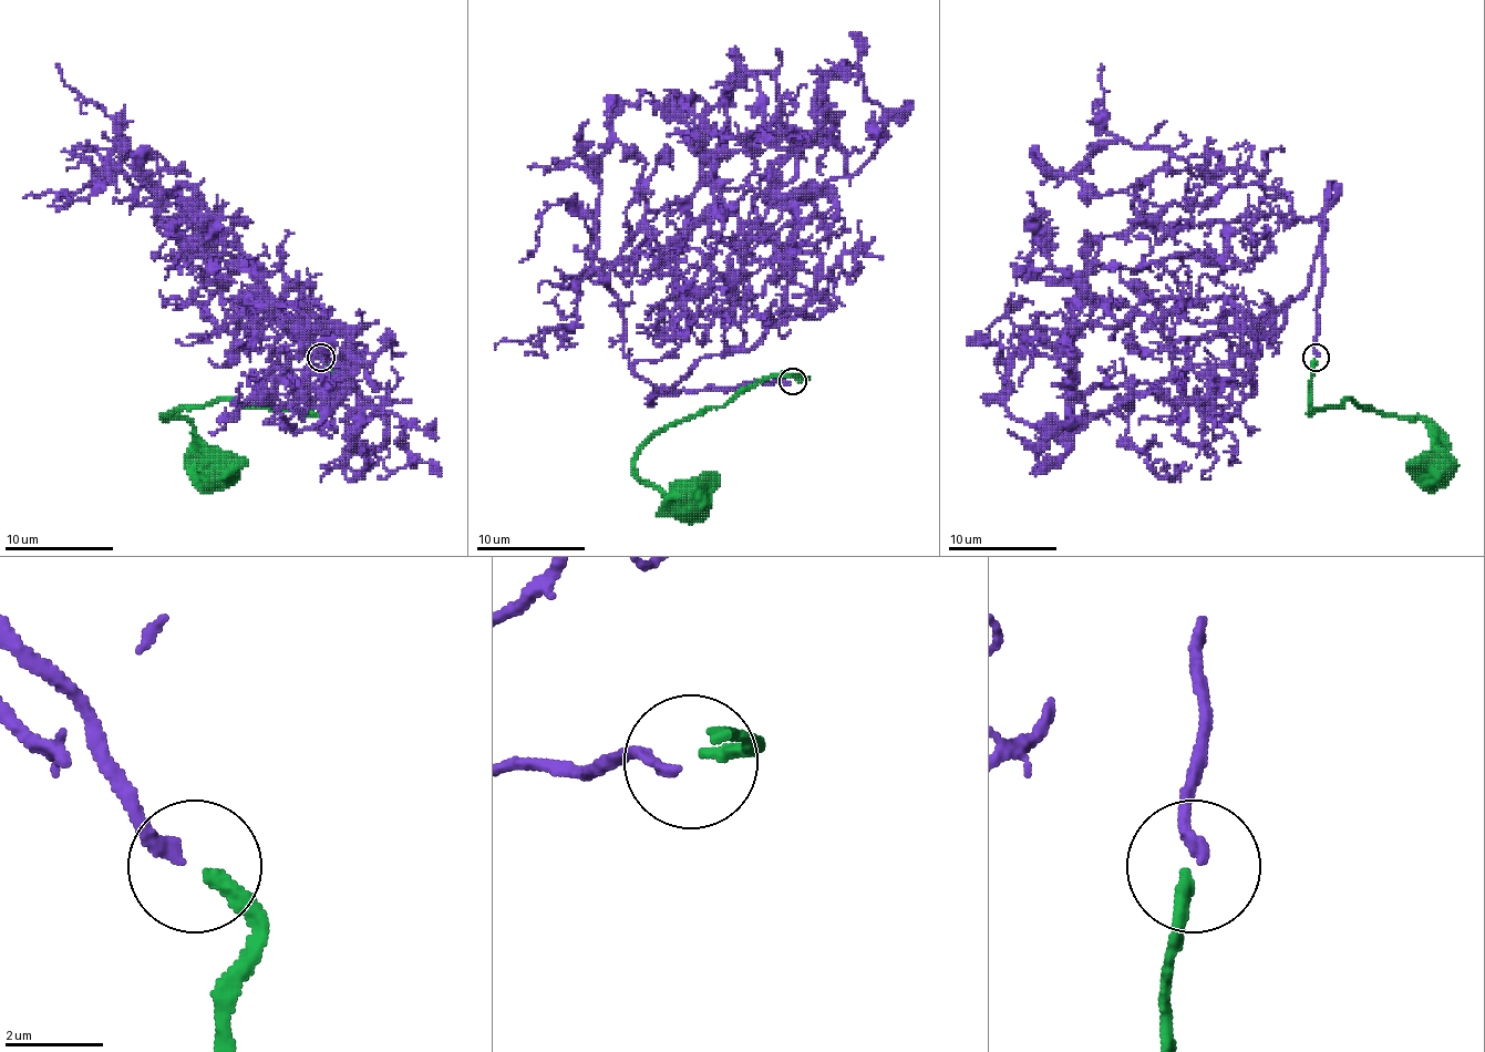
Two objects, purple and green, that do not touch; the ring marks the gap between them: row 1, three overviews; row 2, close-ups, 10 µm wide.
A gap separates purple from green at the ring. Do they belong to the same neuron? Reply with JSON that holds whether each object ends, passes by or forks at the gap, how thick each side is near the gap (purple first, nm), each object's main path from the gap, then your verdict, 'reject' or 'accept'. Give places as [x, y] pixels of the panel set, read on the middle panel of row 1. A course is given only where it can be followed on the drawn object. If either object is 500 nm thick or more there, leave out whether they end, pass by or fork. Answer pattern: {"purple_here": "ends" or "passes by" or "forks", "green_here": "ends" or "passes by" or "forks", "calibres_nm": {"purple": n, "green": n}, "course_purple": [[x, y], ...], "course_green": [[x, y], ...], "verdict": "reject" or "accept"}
{"purple_here": "ends", "green_here": "ends", "calibres_nm": {"purple": 280, "green": 280}, "course_purple": [[790, 382], [650, 401], [806, 317], [820, 259], [760, 226], [793, 136], [765, 129], [746, 71], [730, 82]], "course_green": [[795, 379], [758, 379], [722, 406], [661, 429], [637, 453], [635, 470], [664, 494], [683, 502]], "verdict": "accept"}

